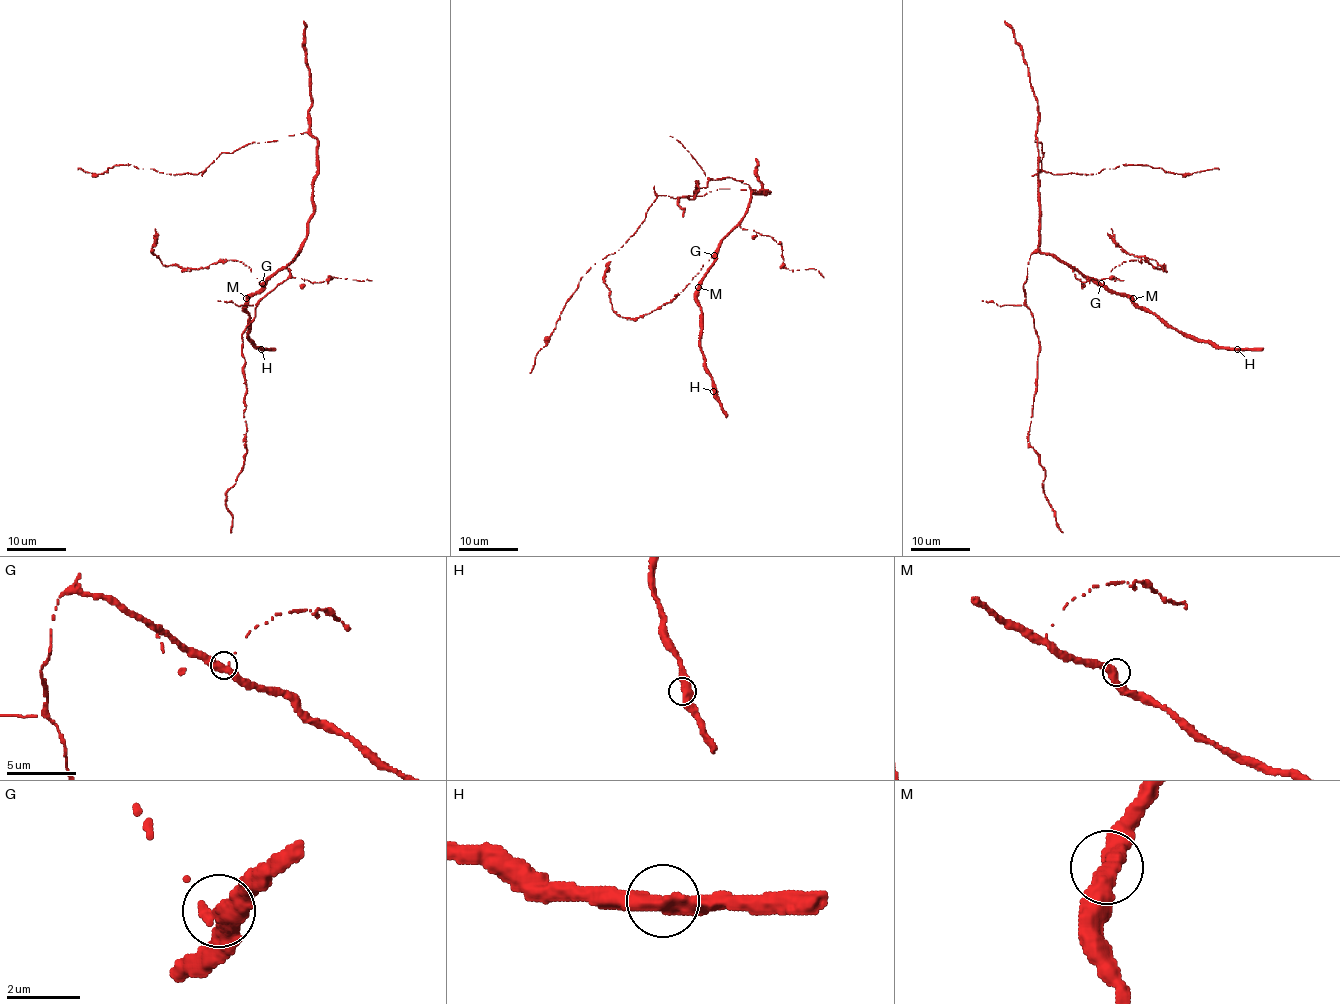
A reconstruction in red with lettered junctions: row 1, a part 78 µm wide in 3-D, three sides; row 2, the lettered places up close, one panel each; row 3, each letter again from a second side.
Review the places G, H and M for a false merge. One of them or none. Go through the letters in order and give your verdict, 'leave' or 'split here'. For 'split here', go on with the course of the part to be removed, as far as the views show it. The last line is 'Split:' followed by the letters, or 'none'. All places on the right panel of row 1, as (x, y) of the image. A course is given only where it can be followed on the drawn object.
G: split here | (1101, 284), (1115, 266), (1132, 260), (1145, 260), (1164, 269), (1155, 260), (1129, 254), (1114, 239), (1111, 229)
H: leave
M: leave
Split: G

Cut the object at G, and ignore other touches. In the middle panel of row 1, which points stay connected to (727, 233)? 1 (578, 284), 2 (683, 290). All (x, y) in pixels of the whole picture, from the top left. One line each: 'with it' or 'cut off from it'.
1: with it
2: cut off from it

